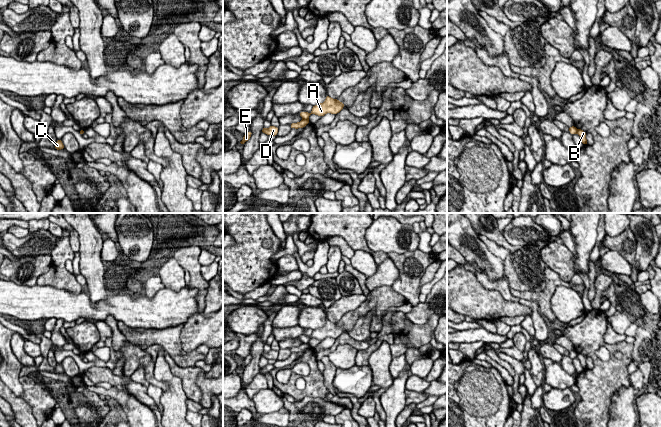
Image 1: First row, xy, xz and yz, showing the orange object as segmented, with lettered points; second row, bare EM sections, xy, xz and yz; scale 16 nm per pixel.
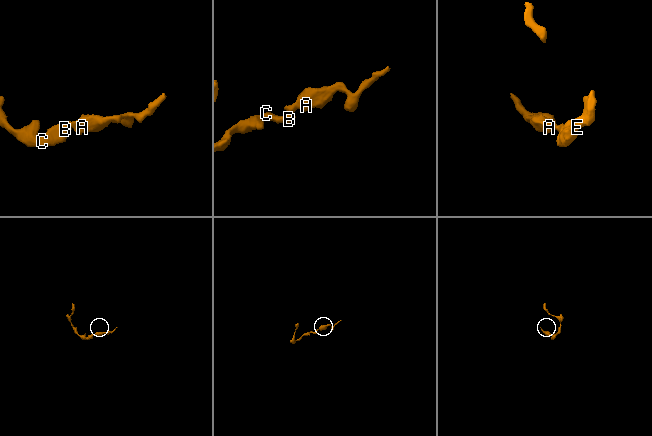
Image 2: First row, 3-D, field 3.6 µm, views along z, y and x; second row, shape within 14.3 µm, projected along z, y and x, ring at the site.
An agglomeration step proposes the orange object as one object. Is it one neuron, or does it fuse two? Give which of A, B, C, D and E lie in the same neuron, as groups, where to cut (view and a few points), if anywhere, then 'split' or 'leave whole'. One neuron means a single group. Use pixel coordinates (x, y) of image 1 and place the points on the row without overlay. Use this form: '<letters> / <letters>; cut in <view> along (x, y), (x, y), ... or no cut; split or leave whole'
A / B C D E; cut in xz along (303, 342), (307, 343); split

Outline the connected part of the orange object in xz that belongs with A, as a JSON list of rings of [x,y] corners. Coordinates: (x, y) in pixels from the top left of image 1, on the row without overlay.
[[[327,319],[325,325],[323,327],[314,329],[310,337],[303,335],[300,336],[299,339],[303,343],[308,343],[311,338],[315,338],[321,341],[324,340],[326,337],[331,337],[336,339],[343,332],[344,332],[343,326],[340,326],[338,323],[333,323]]]

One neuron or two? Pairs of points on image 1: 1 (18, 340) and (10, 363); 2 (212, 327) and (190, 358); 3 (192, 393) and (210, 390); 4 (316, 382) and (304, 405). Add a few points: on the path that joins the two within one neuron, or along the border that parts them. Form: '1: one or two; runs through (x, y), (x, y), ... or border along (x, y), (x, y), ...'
1: two; border along (14, 332), (11, 338), (11, 351), (22, 366)
2: two; border along (182, 329), (181, 347), (185, 351), (195, 350)
3: two; border along (201, 369), (196, 381), (201, 392), (199, 402)
4: two; border along (300, 399), (312, 396), (331, 401)

